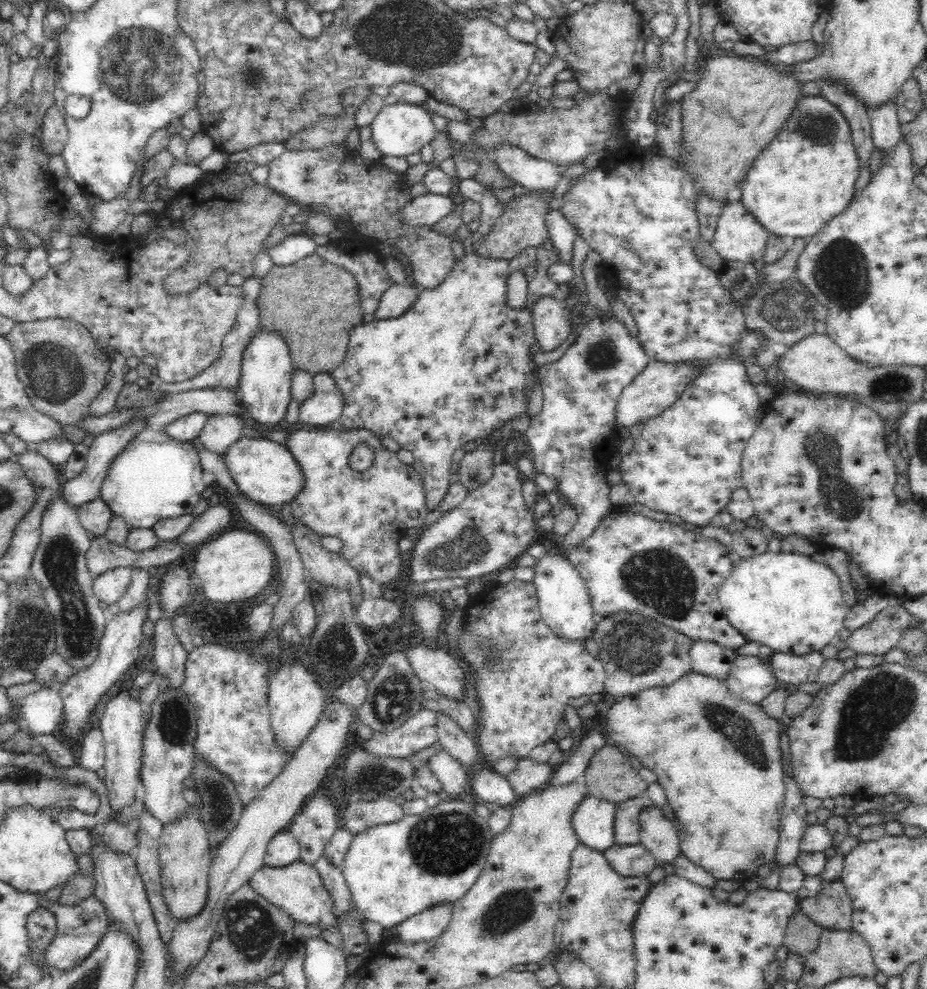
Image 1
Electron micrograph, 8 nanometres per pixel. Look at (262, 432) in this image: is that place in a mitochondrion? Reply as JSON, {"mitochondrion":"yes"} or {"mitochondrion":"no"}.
{"mitochondrion":"no"}

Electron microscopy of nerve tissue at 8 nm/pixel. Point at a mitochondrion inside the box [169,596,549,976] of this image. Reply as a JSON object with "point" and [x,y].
{"point":[446,843]}

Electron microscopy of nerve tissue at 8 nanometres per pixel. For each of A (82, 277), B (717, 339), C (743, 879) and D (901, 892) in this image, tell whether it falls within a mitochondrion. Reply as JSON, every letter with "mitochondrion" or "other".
{"A":"mitochondrion","B":"other","C":"other","D":"other"}

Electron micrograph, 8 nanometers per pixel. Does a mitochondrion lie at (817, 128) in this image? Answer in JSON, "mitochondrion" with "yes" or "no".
{"mitochondrion":"yes"}

